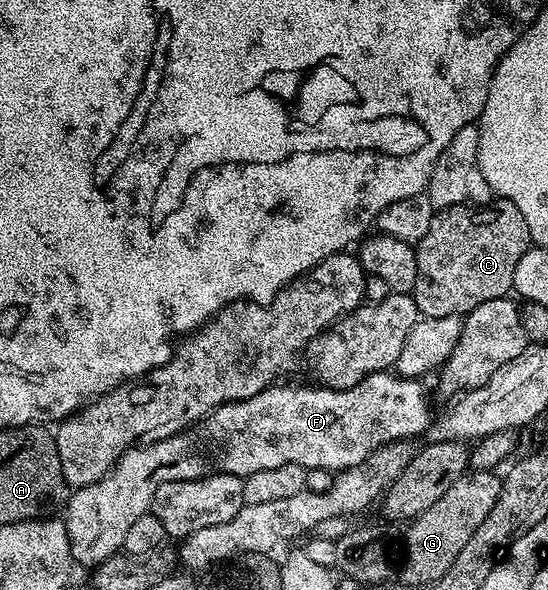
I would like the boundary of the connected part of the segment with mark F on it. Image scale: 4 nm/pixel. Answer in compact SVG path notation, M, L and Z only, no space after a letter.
M386 370L371 374L350 388L274 386L255 394L255 398L219 406L205 419L198 420L192 428L127 449L118 456L117 465L106 476L99 478L99 482L76 489L63 509L74 561L80 567L82 564L86 570L92 570L107 558L118 555L125 547L127 530L131 530L132 524L143 513L152 509L155 490L167 482L198 480L215 472L244 478L259 470L271 470L284 464L298 464L307 470L322 468L336 474L361 464L383 446L412 441L412 436L424 437L431 427L431 419L425 392L419 385L417 380L398 378L392 371Z

